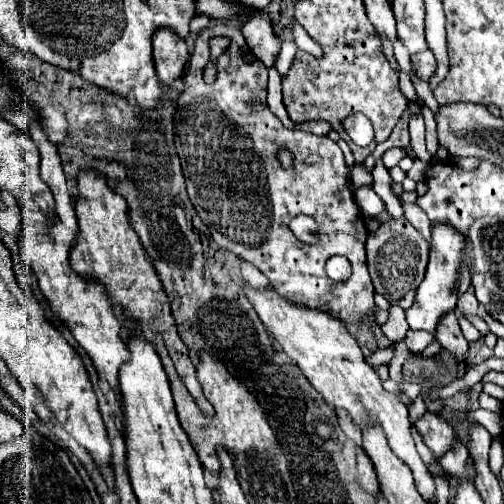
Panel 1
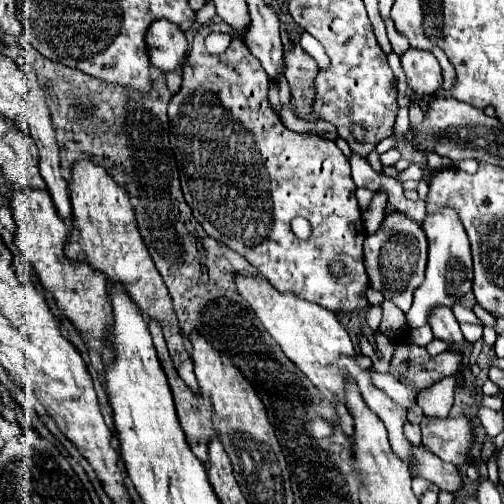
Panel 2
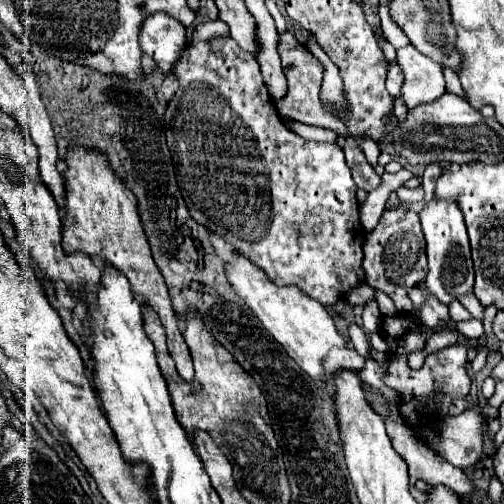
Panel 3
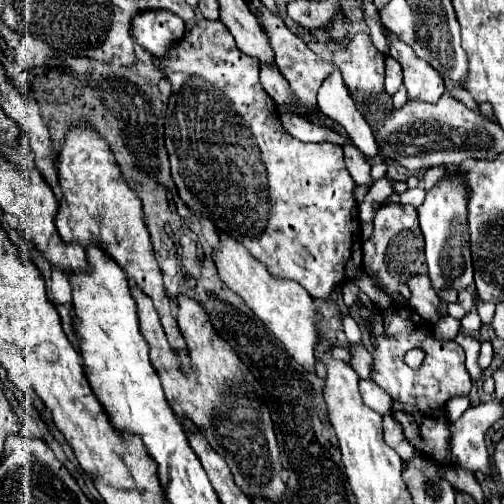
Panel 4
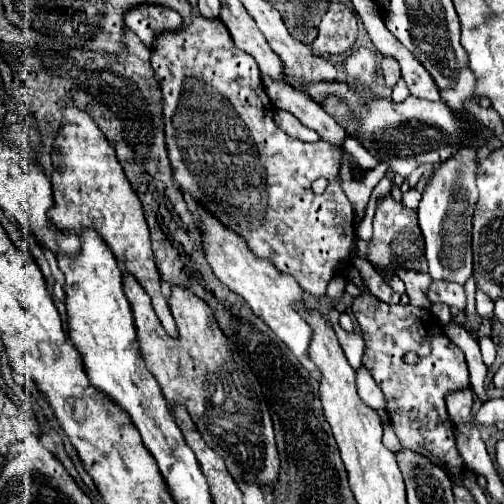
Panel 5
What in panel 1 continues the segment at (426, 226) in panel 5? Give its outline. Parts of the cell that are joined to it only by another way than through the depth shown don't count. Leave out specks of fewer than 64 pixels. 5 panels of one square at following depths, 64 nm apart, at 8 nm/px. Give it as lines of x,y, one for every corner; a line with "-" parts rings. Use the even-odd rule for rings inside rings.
432,226
432,246
430,246
429,262
426,273
418,292
416,300
406,310
406,320
412,330
426,330
436,334
440,318
456,308
456,300
464,294
470,286
470,270
462,260
464,240
462,236
450,226

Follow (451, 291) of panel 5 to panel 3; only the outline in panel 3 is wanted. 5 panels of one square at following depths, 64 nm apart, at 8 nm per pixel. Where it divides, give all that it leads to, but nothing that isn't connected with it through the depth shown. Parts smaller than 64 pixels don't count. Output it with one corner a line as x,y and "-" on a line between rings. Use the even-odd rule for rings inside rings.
470,292
470,294
466,294
466,296
462,296
462,298
458,298
460,302
462,302
462,306
474,316
474,318
478,318
478,320
484,320
484,306
480,306
480,302
478,302
478,298

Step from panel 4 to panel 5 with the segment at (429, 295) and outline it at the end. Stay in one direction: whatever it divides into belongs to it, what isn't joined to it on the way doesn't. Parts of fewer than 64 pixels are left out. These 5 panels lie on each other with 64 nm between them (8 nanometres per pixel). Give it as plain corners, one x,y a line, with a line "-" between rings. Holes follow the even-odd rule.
398,268
396,274
406,286
406,294
410,298
410,304
416,306
416,308
430,310
432,302
428,300
428,288
432,284
432,278
428,274
412,272
412,270
406,270
406,268

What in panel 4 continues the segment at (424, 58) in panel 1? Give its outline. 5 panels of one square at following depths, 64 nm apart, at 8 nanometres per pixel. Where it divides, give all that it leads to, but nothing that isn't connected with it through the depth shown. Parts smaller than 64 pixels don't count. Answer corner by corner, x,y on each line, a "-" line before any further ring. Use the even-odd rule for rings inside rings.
392,42
390,56
402,64
408,100
440,100
440,96
444,94
444,80
440,80
440,72
436,72
436,68
432,68
426,60
420,60
404,42

